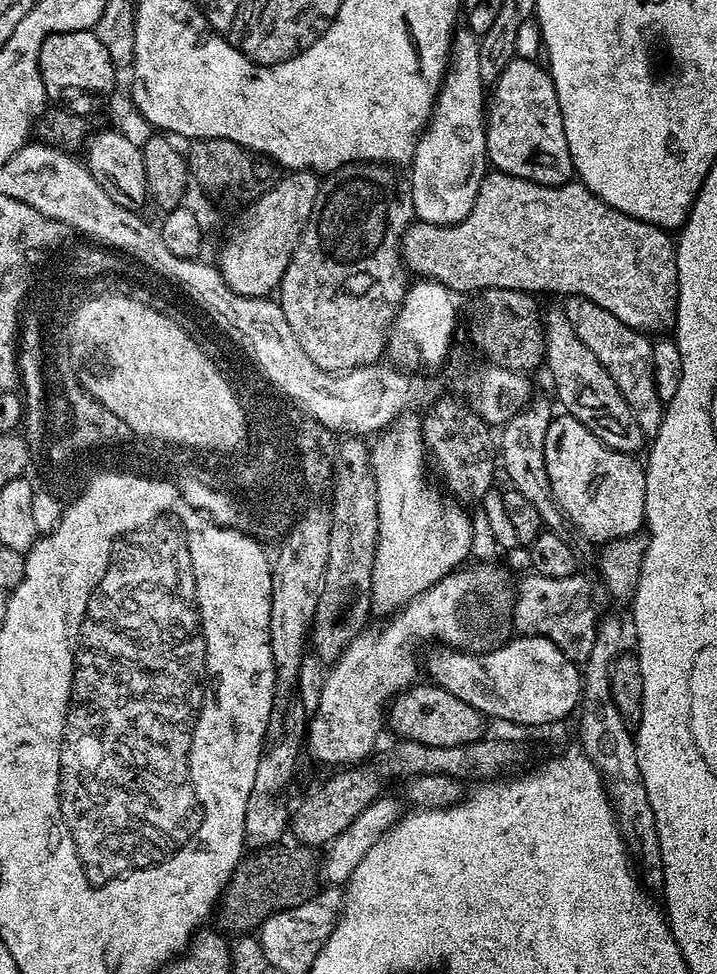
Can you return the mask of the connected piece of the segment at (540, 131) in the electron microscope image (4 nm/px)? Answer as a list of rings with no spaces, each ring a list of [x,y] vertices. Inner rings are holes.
[[[520,57],[512,59],[506,68],[508,74],[502,73],[494,83],[494,89],[498,91],[498,110],[494,120],[494,156],[489,165],[511,176],[516,172],[573,169],[551,73],[541,63]]]

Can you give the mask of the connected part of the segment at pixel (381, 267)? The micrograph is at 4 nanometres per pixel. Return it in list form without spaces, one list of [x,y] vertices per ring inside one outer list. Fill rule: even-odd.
[[[348,164],[338,172],[333,172],[323,181],[322,191],[316,197],[316,205],[310,217],[305,232],[292,256],[292,263],[285,270],[284,277],[279,284],[278,303],[282,314],[286,314],[286,322],[290,322],[290,330],[294,330],[294,338],[302,342],[302,350],[310,354],[310,358],[320,368],[328,372],[347,372],[350,368],[367,368],[375,365],[379,356],[383,357],[388,343],[388,333],[392,321],[396,319],[398,310],[402,306],[404,296],[410,287],[409,277],[406,275],[403,259],[400,255],[400,240],[404,232],[414,219],[412,197],[407,191],[400,189],[400,180],[393,169],[386,164]]]

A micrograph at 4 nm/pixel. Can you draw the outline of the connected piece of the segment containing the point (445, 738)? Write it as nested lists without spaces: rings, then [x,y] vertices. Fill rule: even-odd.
[[[418,682],[393,699],[386,712],[386,724],[397,732],[400,740],[422,742],[426,746],[462,746],[473,744],[485,735],[486,717],[470,702],[454,698],[450,690],[437,688],[431,682]]]

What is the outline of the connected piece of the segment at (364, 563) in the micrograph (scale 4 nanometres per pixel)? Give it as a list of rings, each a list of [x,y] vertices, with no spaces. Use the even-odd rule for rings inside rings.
[[[356,436],[343,439],[334,466],[326,574],[310,629],[312,650],[326,666],[333,666],[340,660],[350,642],[361,635],[367,618],[372,614],[371,580],[378,536],[377,488],[369,447],[360,440],[363,439]]]

